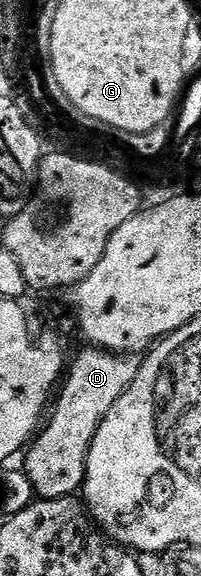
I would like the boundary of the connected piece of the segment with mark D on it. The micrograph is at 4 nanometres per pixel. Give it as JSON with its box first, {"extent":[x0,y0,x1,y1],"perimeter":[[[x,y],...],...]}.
{"extent":[26,345,140,499],"perimeter":[[[90,345],[84,348],[72,363],[70,360],[53,410],[26,452],[31,462],[31,483],[36,487],[39,499],[66,499],[82,488],[87,480],[87,458],[93,437],[97,437],[97,429],[101,421],[105,421],[105,413],[117,405],[117,397],[133,385],[139,372],[140,360],[134,354],[105,351],[102,347]]]}

